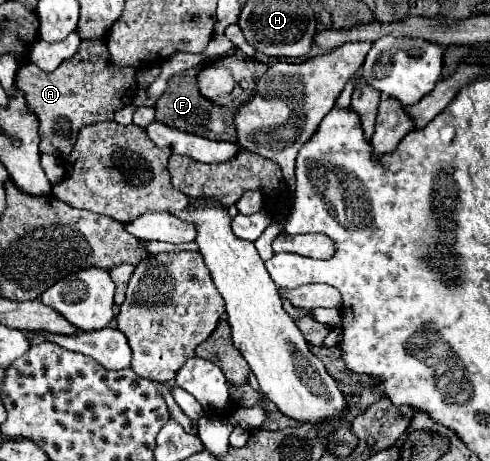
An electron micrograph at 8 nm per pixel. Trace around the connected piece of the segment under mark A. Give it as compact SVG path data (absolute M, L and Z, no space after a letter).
M106 39L82 41L76 55L64 61L56 71L46 73L34 63L24 61L16 71L16 85L24 91L30 109L40 119L40 153L50 153L64 161L72 151L78 131L84 125L112 121L114 113L132 103L136 85L136 69L110 65Z

